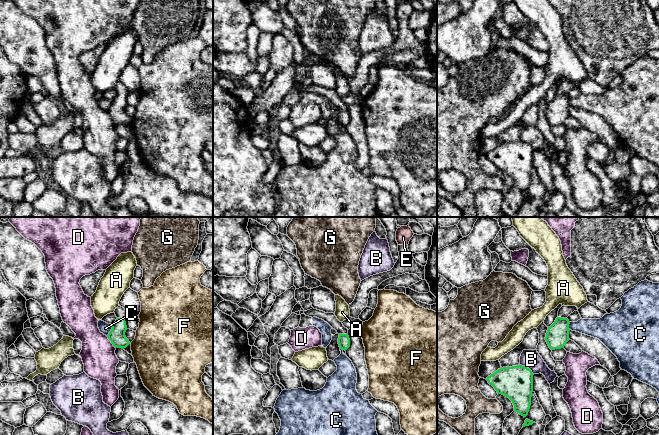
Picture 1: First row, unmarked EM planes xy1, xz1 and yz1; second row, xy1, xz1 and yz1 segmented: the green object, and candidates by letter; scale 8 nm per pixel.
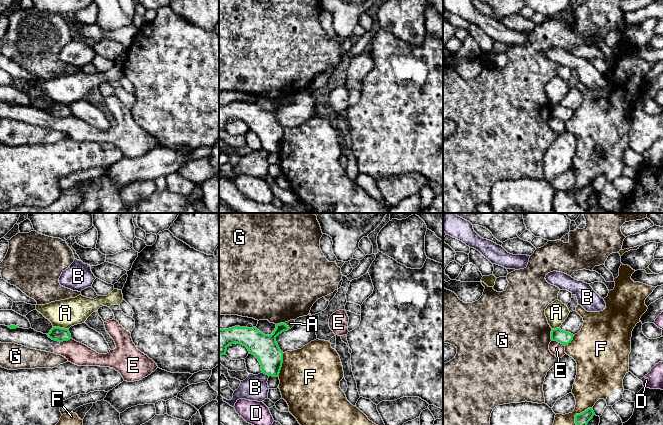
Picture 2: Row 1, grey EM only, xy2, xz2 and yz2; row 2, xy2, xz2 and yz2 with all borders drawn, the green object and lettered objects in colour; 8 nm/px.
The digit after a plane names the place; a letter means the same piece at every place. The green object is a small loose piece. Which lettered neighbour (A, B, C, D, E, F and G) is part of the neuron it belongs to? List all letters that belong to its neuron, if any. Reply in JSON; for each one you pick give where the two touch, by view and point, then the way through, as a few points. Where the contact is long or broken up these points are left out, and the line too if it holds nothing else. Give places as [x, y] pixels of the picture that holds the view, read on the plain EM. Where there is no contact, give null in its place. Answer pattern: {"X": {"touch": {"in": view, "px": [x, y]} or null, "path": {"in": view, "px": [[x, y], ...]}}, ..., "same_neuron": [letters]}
{"same_neuron": []}

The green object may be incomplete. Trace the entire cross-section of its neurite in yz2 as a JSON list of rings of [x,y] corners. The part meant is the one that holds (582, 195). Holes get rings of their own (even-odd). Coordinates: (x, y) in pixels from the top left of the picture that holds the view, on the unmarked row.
[[[588,184],[584,188],[575,191],[575,199],[579,206],[587,210],[587,200],[595,191],[592,184]]]

